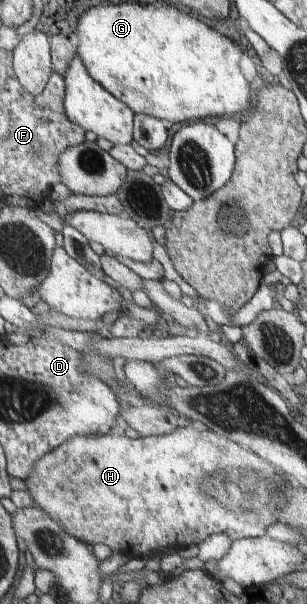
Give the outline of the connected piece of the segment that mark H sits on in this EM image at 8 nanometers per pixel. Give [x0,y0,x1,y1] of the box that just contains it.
[25,423,291,556]

